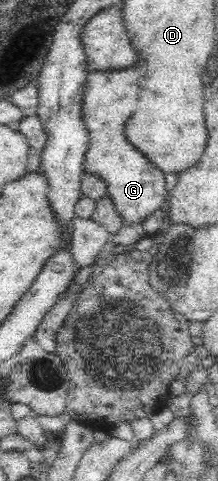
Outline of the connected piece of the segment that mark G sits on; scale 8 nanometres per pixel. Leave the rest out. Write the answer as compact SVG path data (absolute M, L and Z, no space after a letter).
M139 61L137 65L117 70L95 70L87 75L87 89L83 97L83 120L87 124L90 134L89 150L85 156L84 171L97 173L105 179L108 189L107 193L115 203L117 212L123 217L124 224L127 226L141 226L145 224L149 217L152 217L165 201L168 200L169 191L166 188L166 174L158 169L141 151L137 151L133 145L127 143L125 137L125 125L133 115L135 107L133 103L137 101L135 91L145 85L145 73L147 65L145 61Z

